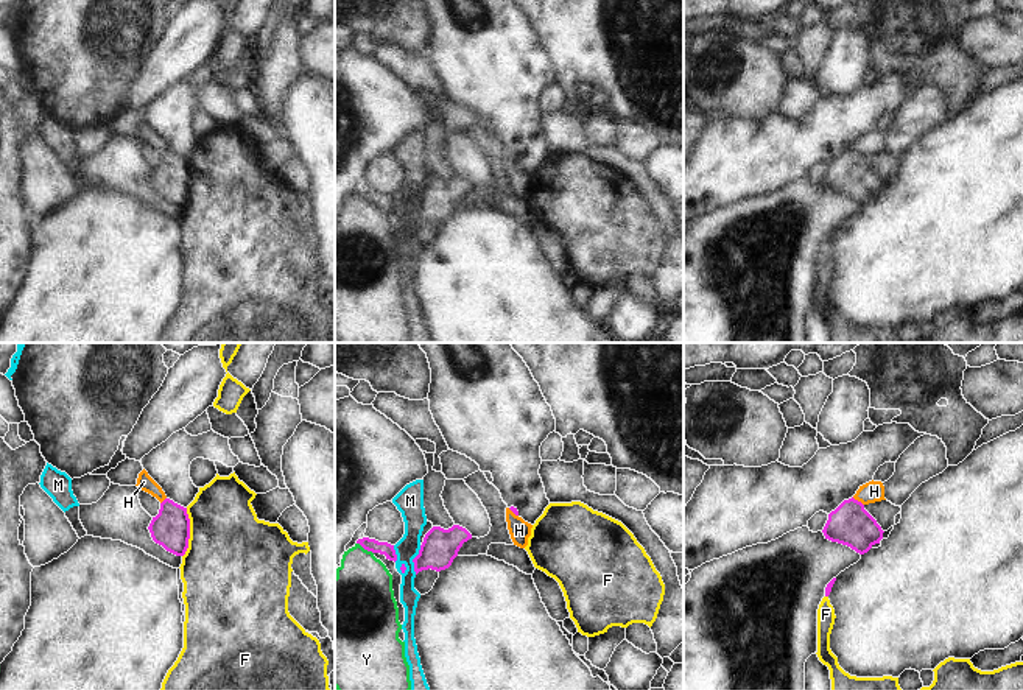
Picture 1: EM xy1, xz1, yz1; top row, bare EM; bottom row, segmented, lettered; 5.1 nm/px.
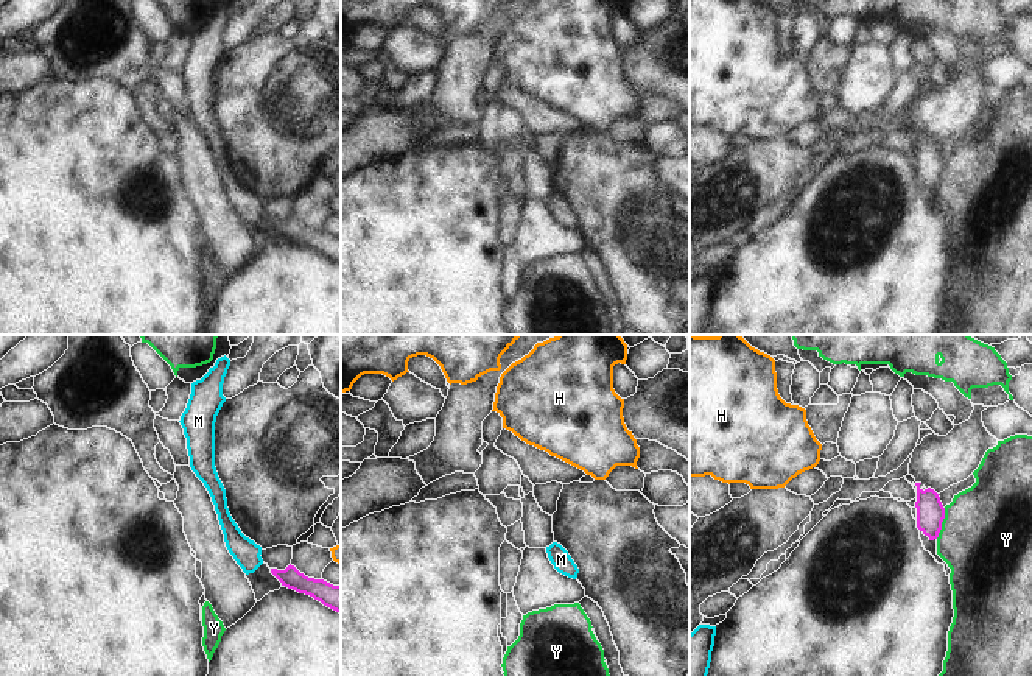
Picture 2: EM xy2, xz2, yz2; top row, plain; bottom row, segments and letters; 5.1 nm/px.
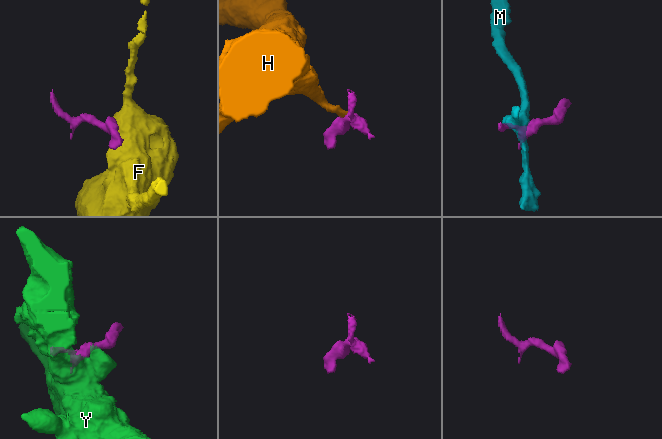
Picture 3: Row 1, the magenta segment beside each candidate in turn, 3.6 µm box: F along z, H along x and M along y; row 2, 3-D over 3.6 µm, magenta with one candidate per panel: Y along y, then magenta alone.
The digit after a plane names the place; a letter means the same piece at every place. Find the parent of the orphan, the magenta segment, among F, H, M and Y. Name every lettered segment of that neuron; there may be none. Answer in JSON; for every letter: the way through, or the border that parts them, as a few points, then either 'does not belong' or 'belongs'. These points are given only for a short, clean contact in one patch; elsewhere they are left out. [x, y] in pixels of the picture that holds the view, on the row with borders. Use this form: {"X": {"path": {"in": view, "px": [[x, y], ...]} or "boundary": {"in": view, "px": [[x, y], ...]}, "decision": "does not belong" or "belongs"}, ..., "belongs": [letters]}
{"F": {"decision": "does not belong"}, "H": {"boundary": {"in": "yz1", "px": [[852, 497], [863, 505]]}, "decision": "does not belong"}, "M": {"boundary": {"in": "xz1", "px": [[421, 545], [413, 559], [414, 573]]}, "decision": "does not belong"}, "Y": {"decision": "does not belong"}, "belongs": []}

